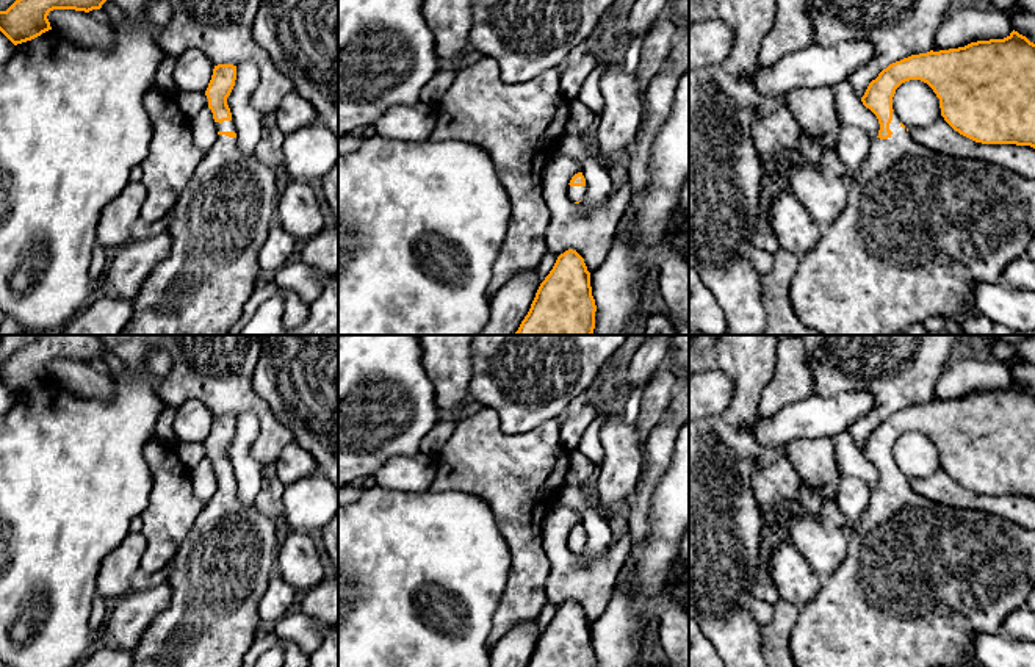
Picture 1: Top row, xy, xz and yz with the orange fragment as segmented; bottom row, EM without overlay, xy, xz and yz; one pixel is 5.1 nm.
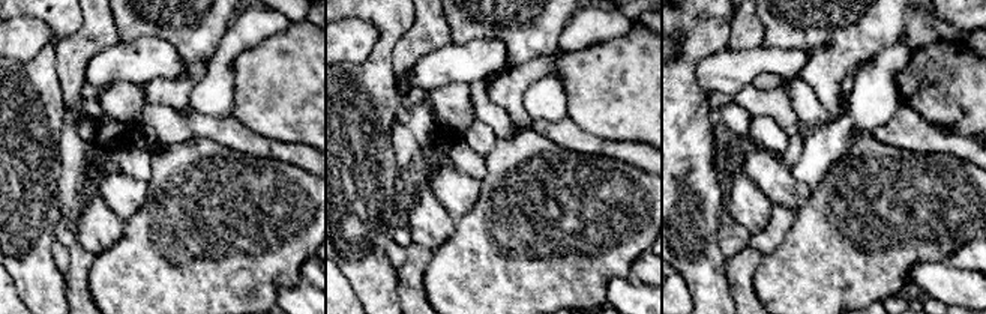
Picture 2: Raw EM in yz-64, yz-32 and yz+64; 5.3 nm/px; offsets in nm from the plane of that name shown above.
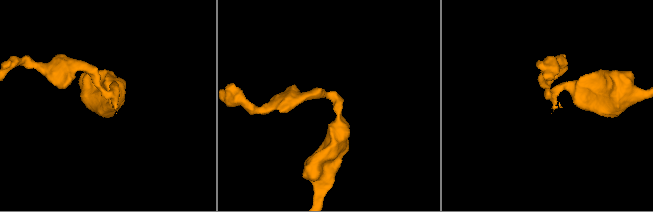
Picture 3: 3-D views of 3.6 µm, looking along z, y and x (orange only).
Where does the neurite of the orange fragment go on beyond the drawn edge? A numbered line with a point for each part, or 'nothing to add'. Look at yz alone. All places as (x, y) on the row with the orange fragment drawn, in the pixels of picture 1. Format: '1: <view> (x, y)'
1: yz (919, 227)

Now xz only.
1: xz (575, 193)

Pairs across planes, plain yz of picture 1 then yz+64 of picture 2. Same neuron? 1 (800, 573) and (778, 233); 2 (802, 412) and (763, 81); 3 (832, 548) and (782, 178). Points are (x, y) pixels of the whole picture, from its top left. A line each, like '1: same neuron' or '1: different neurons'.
1: different neurons
2: different neurons
3: same neuron

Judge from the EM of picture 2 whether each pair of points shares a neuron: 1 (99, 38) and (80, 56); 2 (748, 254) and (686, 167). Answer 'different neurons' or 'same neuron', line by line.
1: same neuron
2: different neurons

